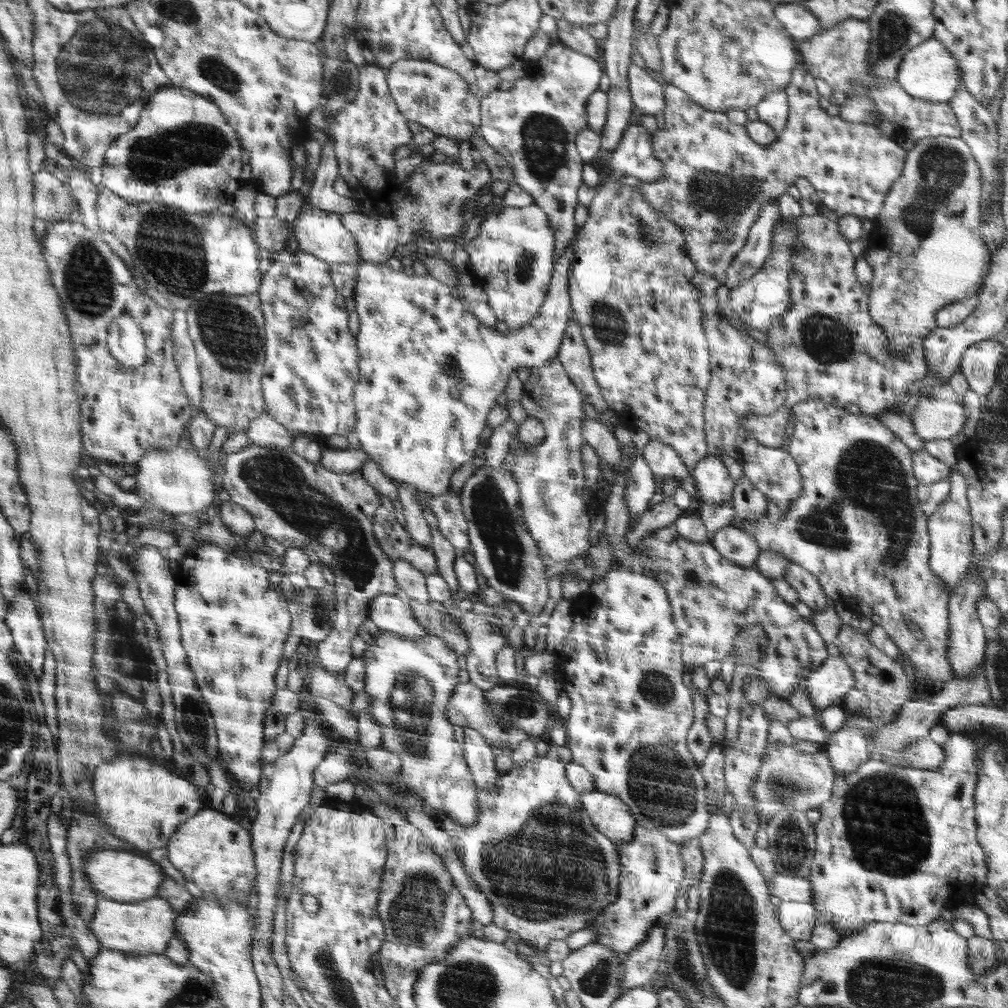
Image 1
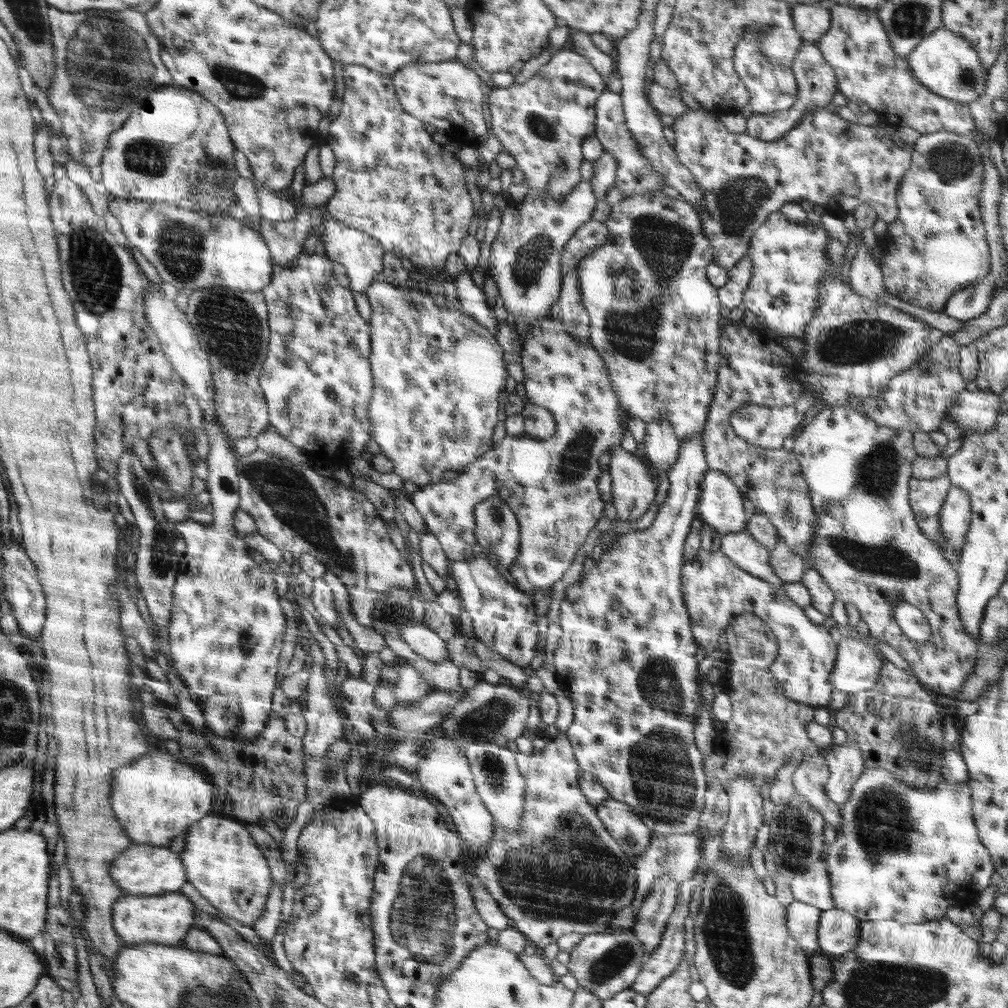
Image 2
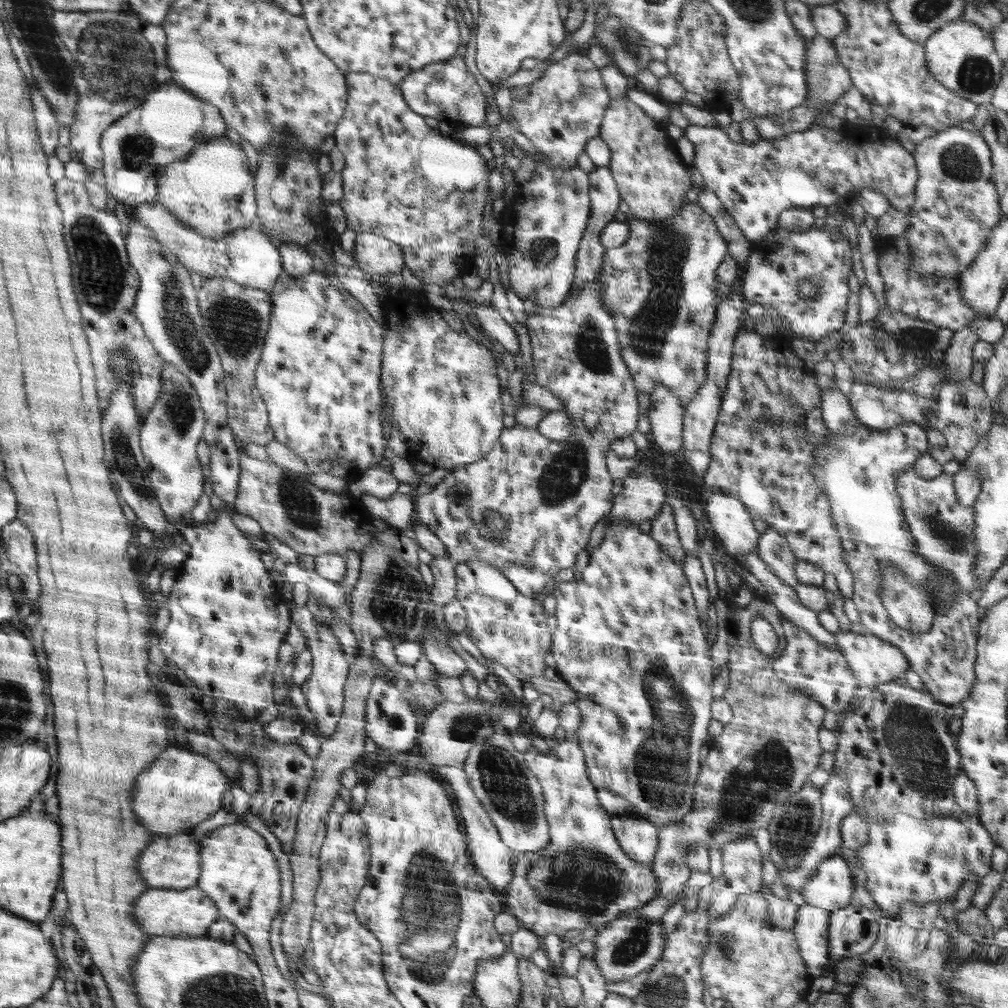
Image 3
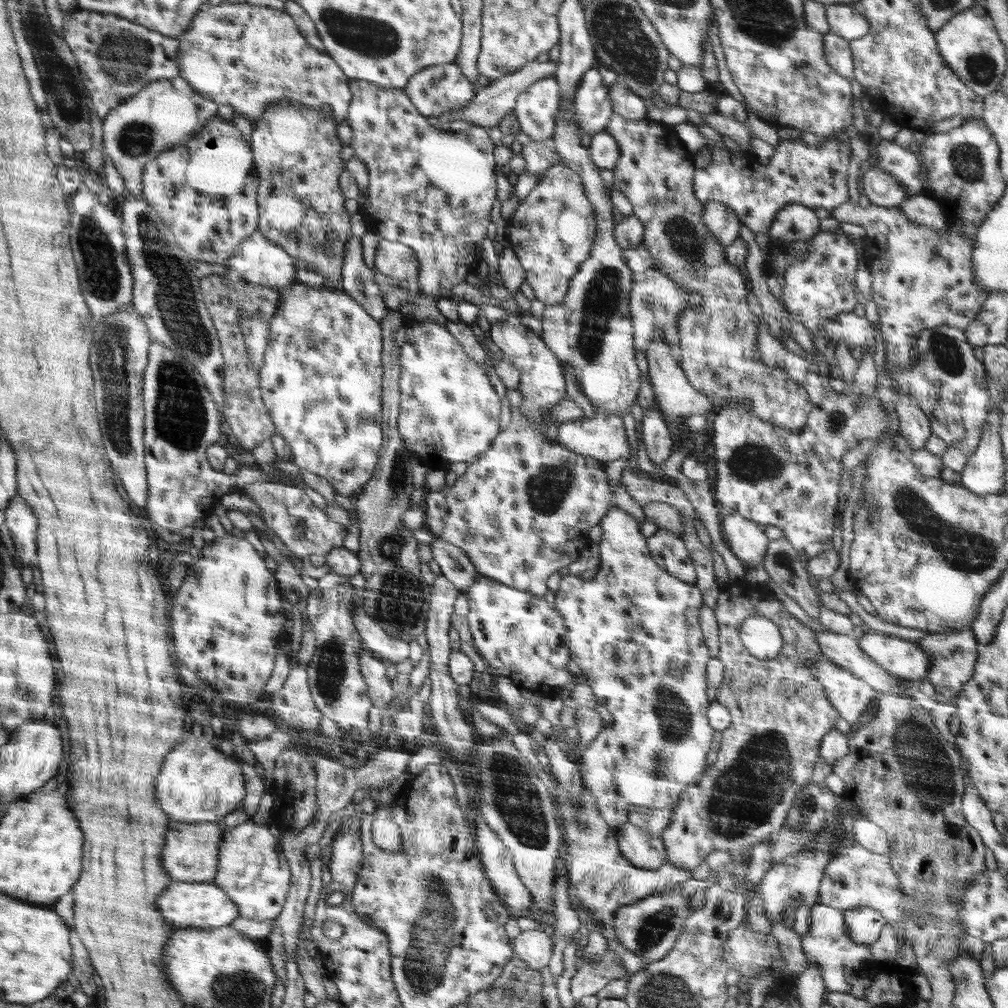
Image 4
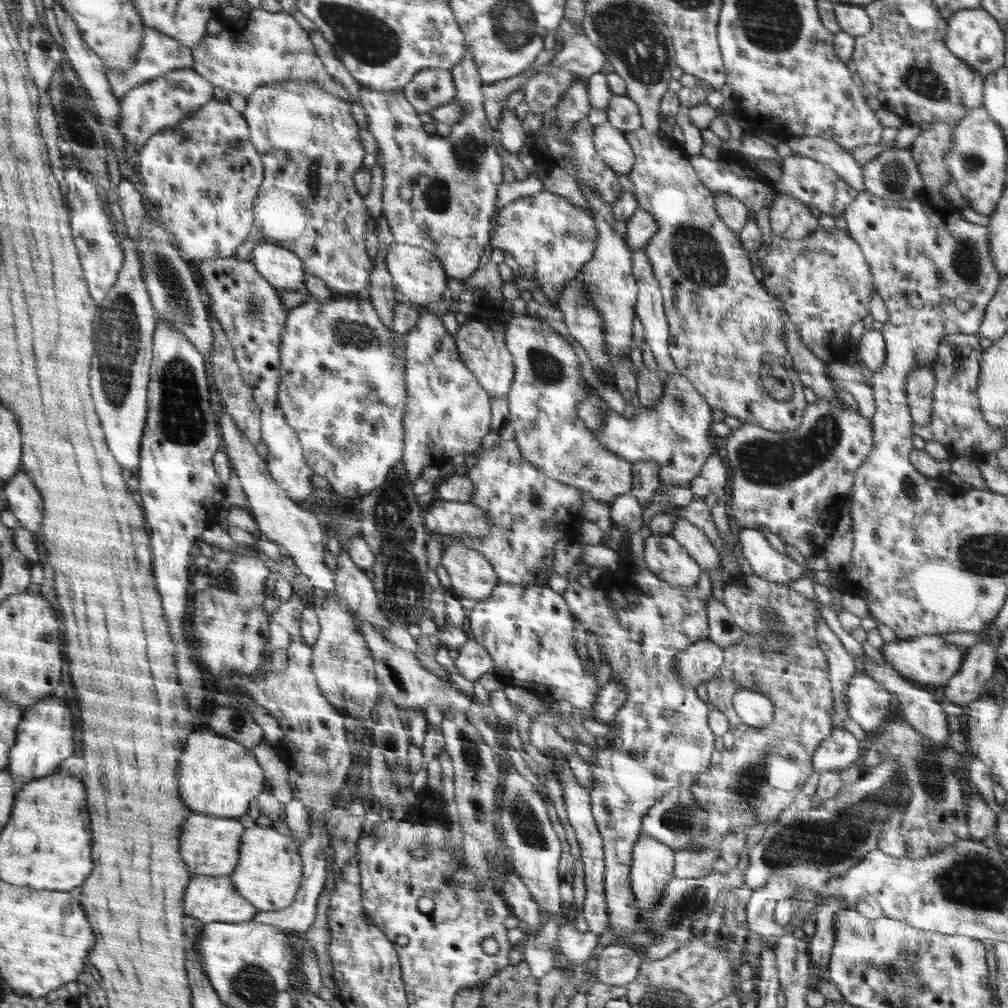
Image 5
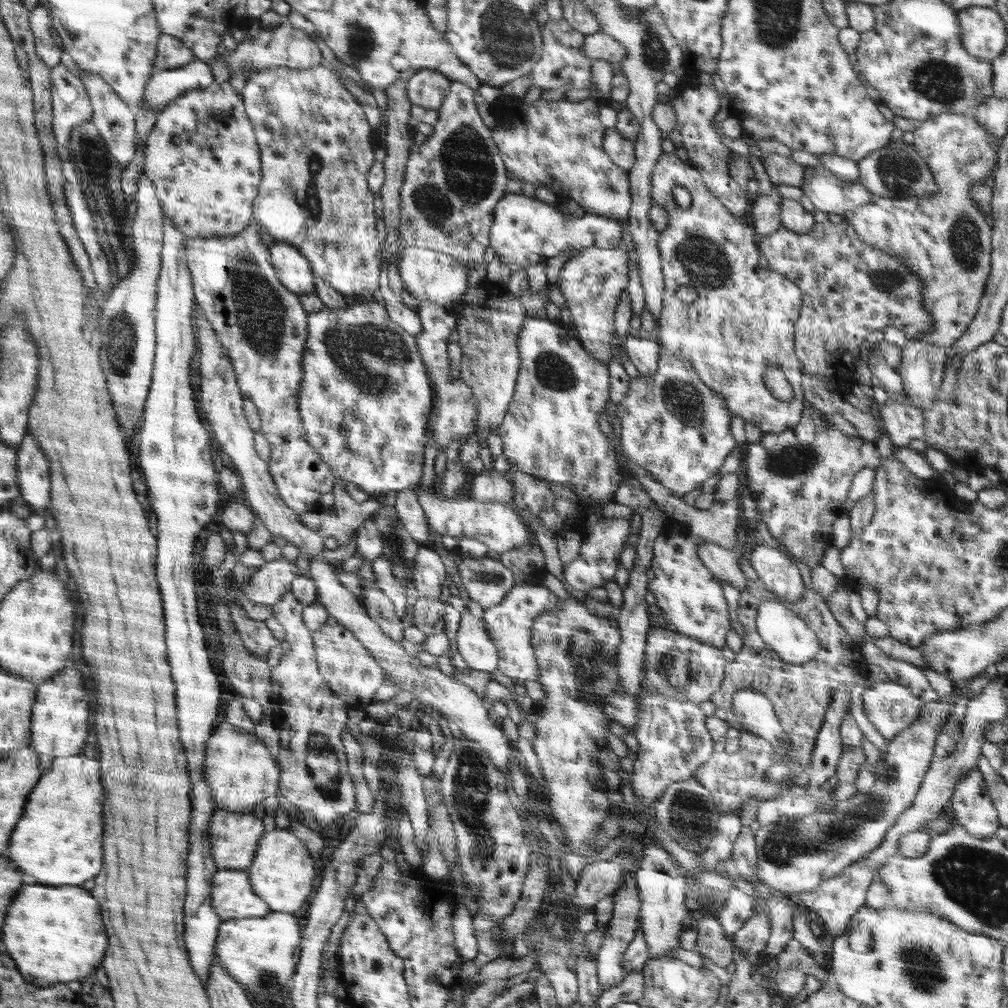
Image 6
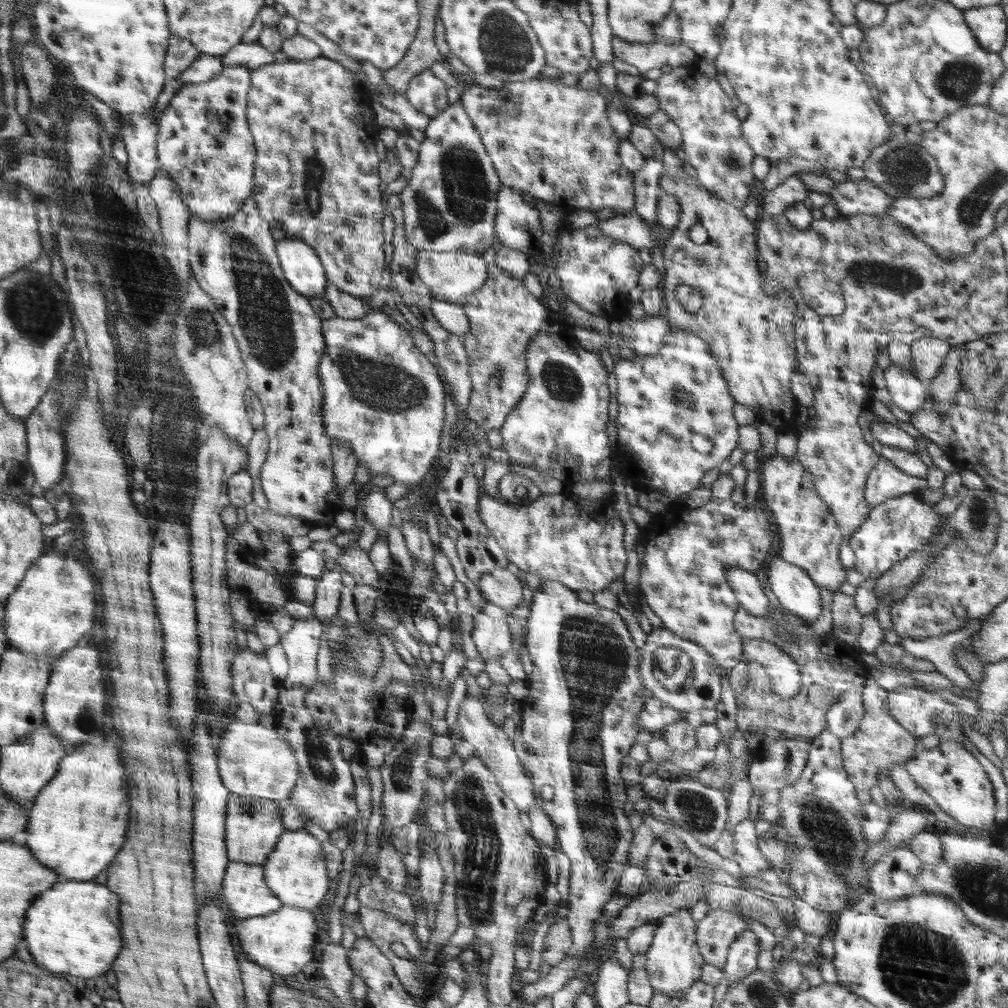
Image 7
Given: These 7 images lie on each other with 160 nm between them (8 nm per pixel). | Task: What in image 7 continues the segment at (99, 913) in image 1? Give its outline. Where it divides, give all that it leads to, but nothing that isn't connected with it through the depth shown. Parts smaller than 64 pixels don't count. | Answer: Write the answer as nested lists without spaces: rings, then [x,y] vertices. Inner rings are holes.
[[[246,862],[228,863],[222,898],[236,920],[276,913],[283,906],[264,882],[263,865]]]

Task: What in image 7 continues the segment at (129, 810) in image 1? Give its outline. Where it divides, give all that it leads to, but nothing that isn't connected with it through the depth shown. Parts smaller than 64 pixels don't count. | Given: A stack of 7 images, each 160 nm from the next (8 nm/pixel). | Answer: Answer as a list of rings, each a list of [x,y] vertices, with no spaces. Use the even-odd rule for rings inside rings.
[[[232,719],[220,739],[217,756],[217,768],[222,784],[231,794],[237,794],[238,796],[264,798],[283,803],[293,792],[296,779],[300,774],[298,761],[296,761],[296,757],[292,753],[292,748],[277,735],[274,728],[268,730],[262,724],[244,723]]]

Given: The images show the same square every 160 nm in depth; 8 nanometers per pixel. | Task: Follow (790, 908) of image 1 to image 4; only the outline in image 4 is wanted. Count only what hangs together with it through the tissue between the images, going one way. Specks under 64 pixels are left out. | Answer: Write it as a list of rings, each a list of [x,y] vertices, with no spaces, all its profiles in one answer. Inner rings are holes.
[[[817,904],[811,908],[808,932],[800,937],[801,947],[808,962],[815,962],[828,991],[848,993],[856,998],[865,998],[865,988],[874,980],[874,961],[869,951],[870,944],[860,944],[849,938],[845,913],[830,906]]]

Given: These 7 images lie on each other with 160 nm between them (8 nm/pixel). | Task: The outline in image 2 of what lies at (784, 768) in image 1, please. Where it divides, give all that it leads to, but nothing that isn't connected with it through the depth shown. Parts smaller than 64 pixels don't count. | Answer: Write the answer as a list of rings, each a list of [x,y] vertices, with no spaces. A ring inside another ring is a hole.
[[[822,756],[804,758],[792,776],[792,786],[797,796],[803,796],[805,802],[813,806],[825,818],[828,824],[839,829],[843,817],[839,806],[826,794],[826,783],[830,772]]]

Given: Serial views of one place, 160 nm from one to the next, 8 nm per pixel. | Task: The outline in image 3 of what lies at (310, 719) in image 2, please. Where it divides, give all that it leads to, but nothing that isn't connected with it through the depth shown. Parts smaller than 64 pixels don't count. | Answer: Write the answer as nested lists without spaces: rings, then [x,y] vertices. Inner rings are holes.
[[[295,607],[293,622],[306,638],[307,650],[312,656],[312,672],[299,688],[302,689],[306,704],[316,720],[314,733],[323,741],[336,732],[336,726],[342,716],[344,686],[348,682],[348,662],[344,660],[338,638],[334,637],[334,631],[330,626],[324,625],[324,622],[316,622],[312,614],[300,614],[300,609],[301,607]]]

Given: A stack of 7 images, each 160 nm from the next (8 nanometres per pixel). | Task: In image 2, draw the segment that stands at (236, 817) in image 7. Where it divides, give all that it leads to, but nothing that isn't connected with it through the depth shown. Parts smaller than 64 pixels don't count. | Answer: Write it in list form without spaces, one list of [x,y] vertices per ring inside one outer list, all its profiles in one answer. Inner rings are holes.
[[[132,844],[110,865],[109,873],[114,883],[120,886],[126,895],[166,895],[179,892],[186,882],[188,874],[180,853],[170,851],[166,846],[152,846],[148,844]]]

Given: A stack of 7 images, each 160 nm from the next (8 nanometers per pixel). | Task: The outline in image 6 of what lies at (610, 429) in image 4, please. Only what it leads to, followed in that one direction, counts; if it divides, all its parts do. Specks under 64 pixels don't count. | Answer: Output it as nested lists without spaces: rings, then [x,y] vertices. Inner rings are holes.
[[[661,348],[656,372],[652,376],[631,378],[626,396],[618,404],[618,408],[622,424],[619,441],[624,454],[651,472],[656,482],[681,498],[692,490],[700,489],[705,480],[712,478],[726,456],[738,445],[730,433],[732,415],[727,409],[725,398],[710,390],[700,380],[690,361],[680,353],[670,354]]]

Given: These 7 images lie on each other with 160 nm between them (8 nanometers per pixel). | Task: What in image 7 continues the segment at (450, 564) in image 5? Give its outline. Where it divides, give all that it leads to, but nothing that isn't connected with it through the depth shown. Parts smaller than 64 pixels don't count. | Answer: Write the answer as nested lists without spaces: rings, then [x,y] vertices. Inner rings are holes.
[[[496,569],[490,574],[483,574],[476,582],[479,590],[490,603],[500,606],[506,610],[513,609],[522,603],[522,584],[518,576],[514,575],[508,569]]]

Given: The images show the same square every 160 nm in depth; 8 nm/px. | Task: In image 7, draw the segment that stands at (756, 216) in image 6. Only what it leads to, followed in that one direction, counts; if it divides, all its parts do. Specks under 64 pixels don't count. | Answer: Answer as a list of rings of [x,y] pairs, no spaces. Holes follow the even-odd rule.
[[[798,174],[786,178],[777,188],[770,190],[764,198],[760,213],[764,215],[783,215],[794,203],[804,201],[810,190],[804,187]]]

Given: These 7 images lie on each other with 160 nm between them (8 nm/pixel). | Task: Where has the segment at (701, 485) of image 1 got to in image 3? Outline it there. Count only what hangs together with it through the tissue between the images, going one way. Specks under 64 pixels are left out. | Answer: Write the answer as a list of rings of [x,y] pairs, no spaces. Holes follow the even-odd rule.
[[[714,491],[703,503],[709,531],[723,552],[745,555],[756,549],[759,533],[754,529],[754,518],[740,500]]]

